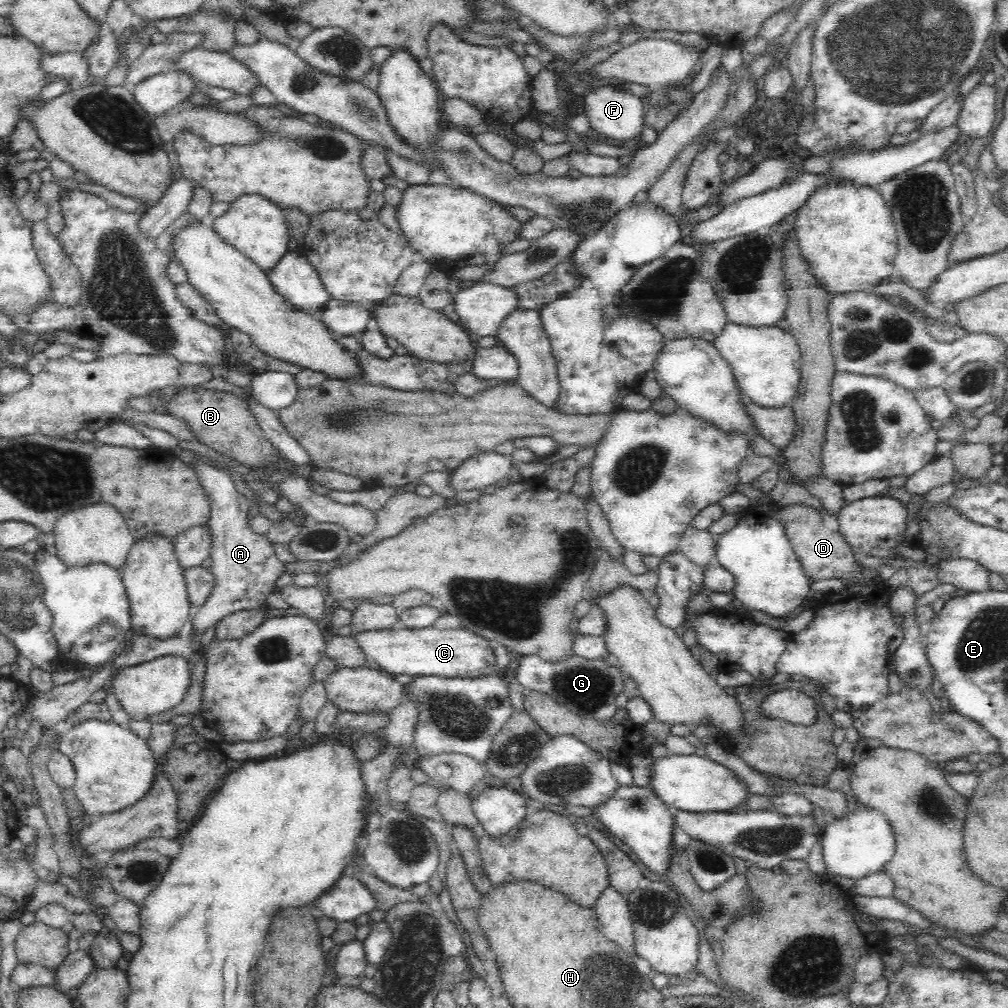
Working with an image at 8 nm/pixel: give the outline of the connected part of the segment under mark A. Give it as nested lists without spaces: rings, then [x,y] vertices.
[[[202,460],[191,465],[209,498],[210,520],[212,532],[212,549],[210,568],[214,575],[215,586],[200,611],[192,616],[187,627],[198,637],[207,628],[215,626],[229,614],[239,610],[265,608],[268,596],[277,591],[278,577],[285,572],[285,563],[276,555],[272,544],[265,536],[256,536],[248,529],[248,508],[252,504],[250,495],[238,485],[229,473],[215,463]]]

